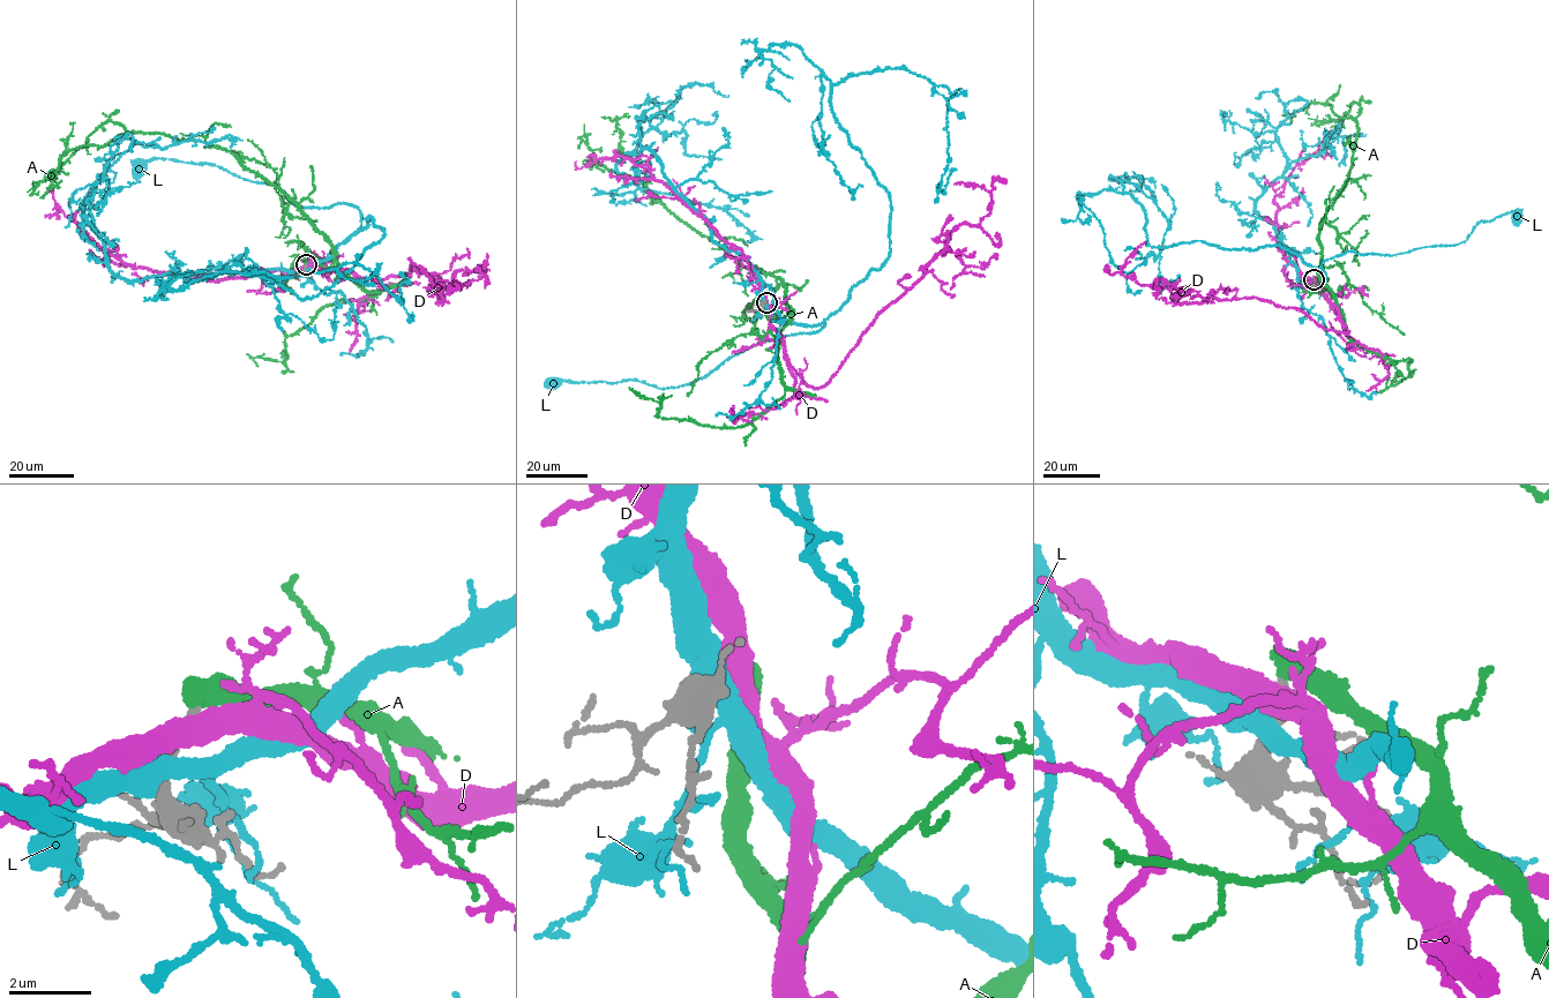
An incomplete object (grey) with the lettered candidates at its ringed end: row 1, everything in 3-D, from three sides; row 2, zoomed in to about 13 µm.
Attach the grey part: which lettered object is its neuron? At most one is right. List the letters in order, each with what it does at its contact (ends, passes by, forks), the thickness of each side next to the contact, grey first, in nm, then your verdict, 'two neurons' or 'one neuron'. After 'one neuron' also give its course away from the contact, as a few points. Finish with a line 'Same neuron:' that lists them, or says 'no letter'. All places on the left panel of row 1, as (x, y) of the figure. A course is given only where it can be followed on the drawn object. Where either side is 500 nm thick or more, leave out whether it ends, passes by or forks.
A: 190 nm thick on the grey side, 550 nm on the other; two neurons
D: 240 nm thick on the grey side, 550 nm on the other; two neurons
L: it forks there; 280 nm thick on the grey side, 400 nm on the other; two neurons
Same neuron: no letter

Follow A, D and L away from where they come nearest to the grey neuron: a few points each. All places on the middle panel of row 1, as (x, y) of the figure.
A: (766, 302), (777, 339), (793, 313), (782, 282), (743, 267), (643, 184), (599, 163), (585, 135), (578, 148)
D: (765, 302), (794, 369), (824, 385), (951, 231), (989, 212), (989, 192), (953, 184)
L: (763, 302), (788, 322), (824, 325), (748, 347), (678, 387), (629, 379), (553, 382)

